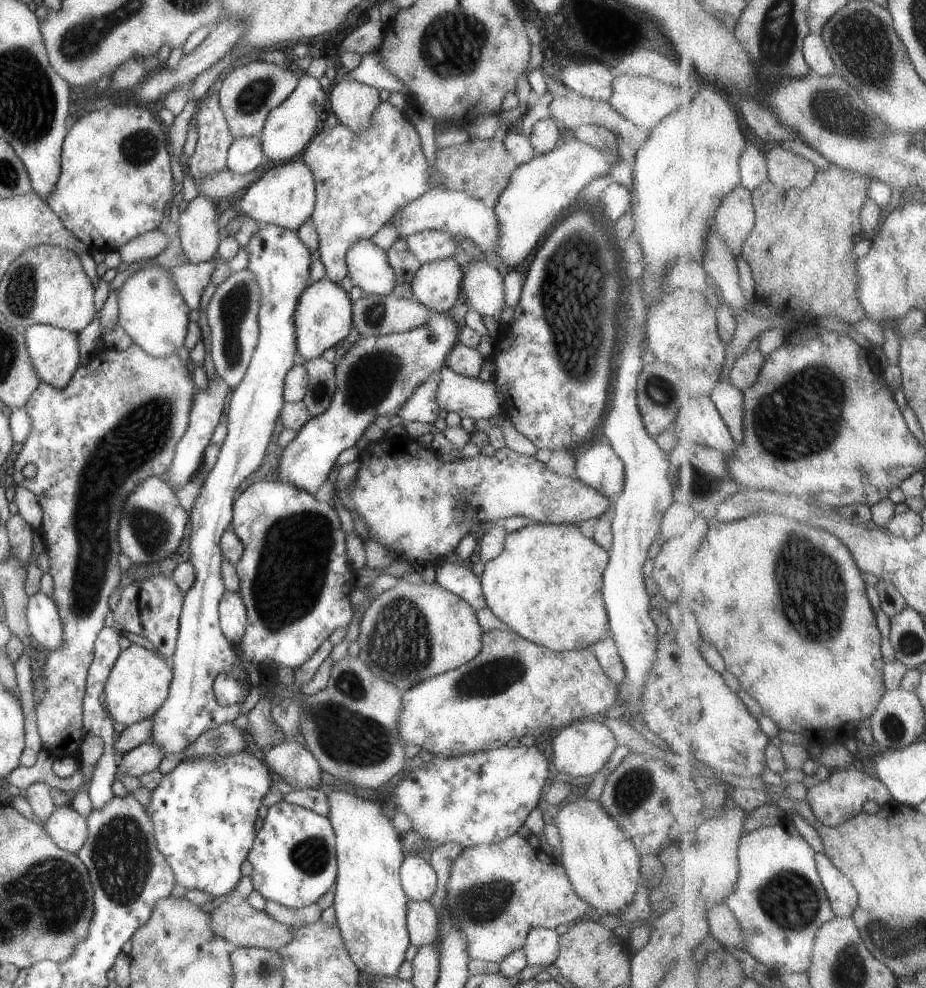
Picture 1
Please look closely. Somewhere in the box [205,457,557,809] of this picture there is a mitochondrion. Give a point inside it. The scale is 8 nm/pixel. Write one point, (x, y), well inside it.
(292, 568)

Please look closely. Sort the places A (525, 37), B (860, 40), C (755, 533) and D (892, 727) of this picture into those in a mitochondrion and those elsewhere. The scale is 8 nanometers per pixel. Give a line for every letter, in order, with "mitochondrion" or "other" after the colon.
A: other
B: mitochondrion
C: other
D: mitochondrion

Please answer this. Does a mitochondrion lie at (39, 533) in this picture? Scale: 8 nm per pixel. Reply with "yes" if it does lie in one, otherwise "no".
no

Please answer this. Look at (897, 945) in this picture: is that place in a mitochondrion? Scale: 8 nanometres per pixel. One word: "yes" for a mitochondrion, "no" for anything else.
yes

